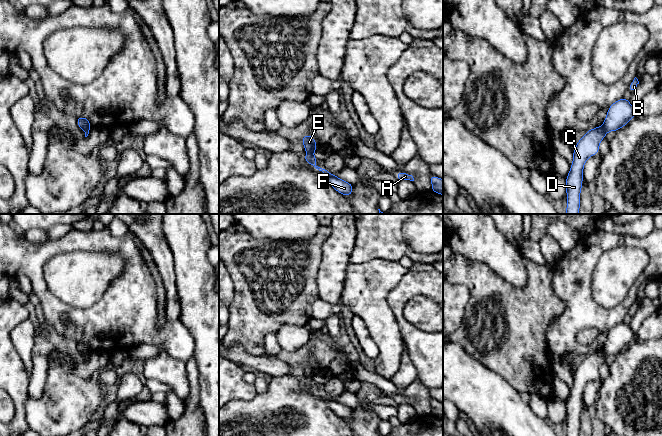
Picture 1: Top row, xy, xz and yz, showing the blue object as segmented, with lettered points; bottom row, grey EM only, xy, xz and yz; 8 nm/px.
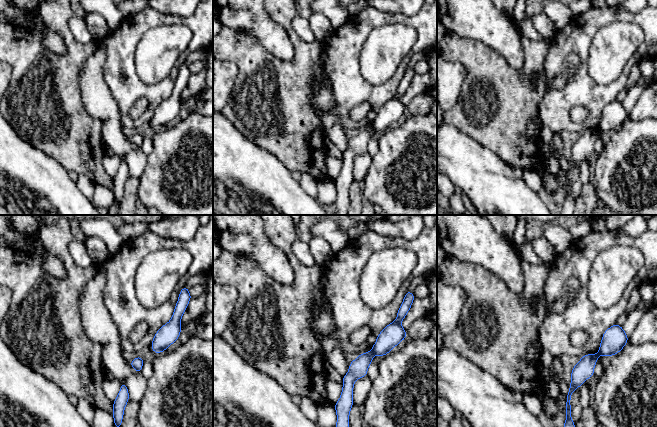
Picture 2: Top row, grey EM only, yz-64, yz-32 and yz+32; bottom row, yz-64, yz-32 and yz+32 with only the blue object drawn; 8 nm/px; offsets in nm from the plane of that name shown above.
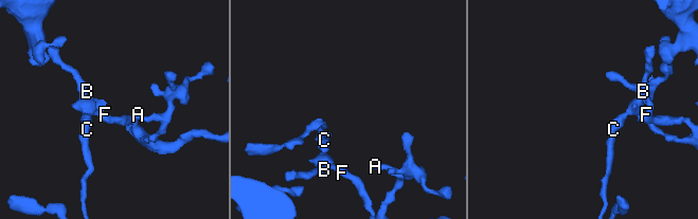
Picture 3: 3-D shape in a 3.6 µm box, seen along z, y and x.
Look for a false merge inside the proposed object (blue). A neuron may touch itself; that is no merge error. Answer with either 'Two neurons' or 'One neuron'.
Two neurons

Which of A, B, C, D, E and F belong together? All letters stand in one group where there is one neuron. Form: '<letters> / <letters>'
A B F / C D E

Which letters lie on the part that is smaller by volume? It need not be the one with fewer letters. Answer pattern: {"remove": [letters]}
{"remove": ["C", "D", "E"]}

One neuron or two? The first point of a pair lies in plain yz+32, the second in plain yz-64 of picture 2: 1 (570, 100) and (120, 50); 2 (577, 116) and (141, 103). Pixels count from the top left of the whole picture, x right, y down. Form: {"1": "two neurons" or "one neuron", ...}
{"1": "one neuron", "2": "one neuron"}

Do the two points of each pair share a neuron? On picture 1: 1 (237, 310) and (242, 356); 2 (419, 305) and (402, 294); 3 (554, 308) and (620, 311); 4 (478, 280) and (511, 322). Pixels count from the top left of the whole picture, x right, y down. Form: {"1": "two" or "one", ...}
{"1": "two", "2": "two", "3": "two", "4": "one"}

